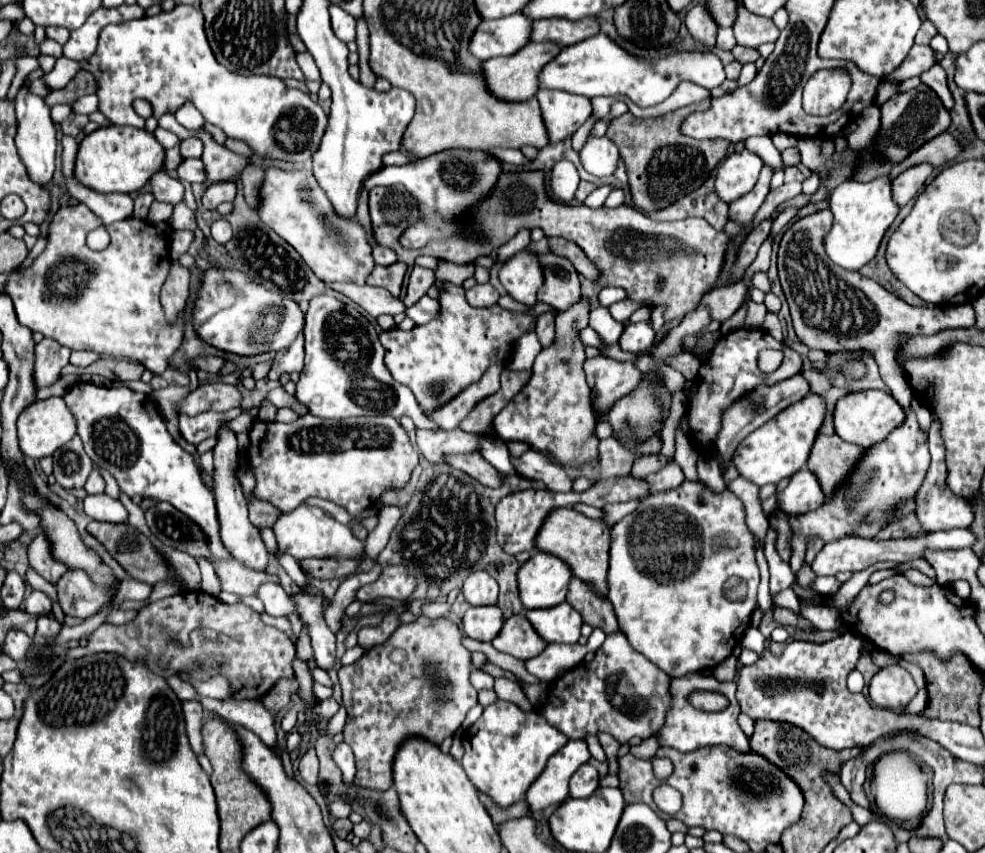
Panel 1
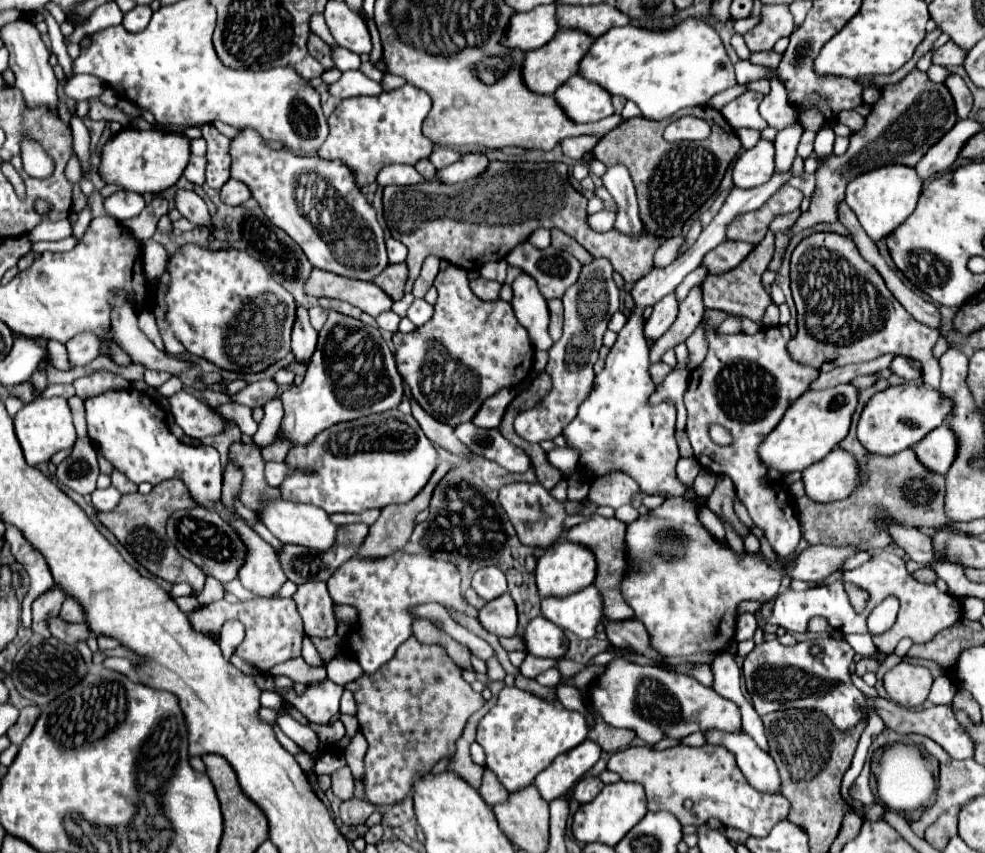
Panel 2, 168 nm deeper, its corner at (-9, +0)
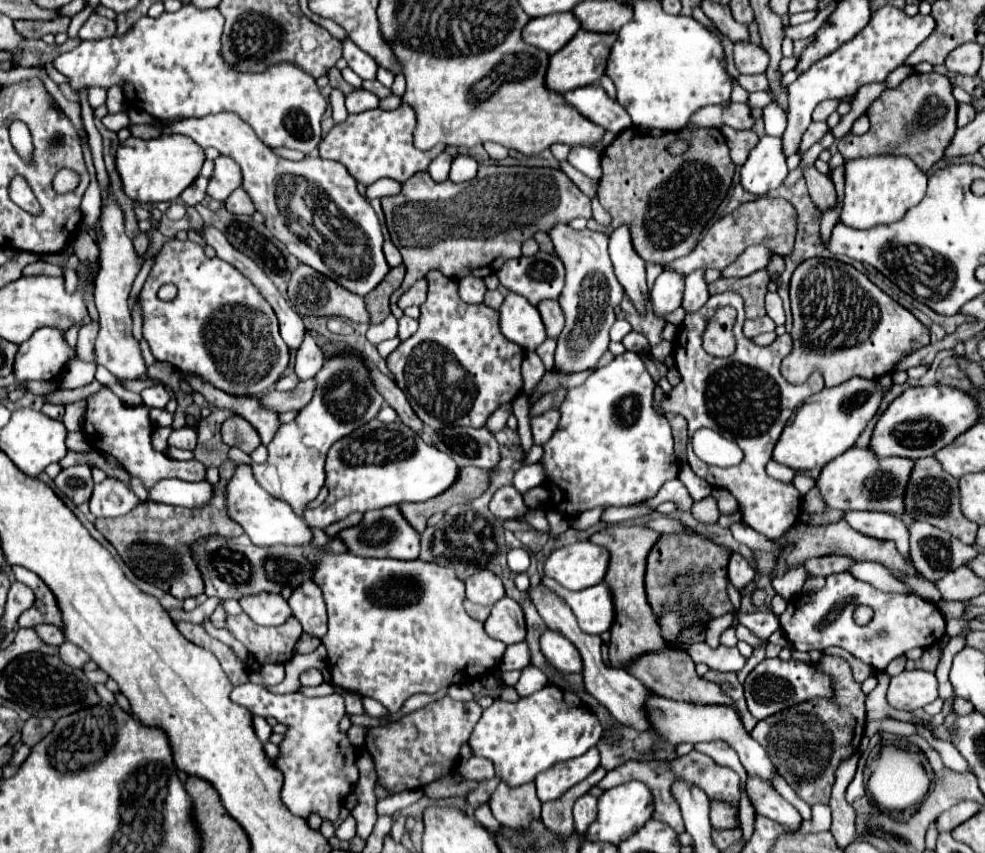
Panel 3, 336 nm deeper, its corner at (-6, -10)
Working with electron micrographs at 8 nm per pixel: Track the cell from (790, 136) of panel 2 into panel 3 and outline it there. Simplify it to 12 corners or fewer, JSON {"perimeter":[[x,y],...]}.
{"perimeter":[[886,4],[788,86],[786,156],[826,98],[884,82],[936,22]]}

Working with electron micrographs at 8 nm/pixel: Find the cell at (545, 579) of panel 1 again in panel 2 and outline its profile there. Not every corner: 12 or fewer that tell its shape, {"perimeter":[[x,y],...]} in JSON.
{"perimeter":[[559,540],[539,556],[541,596],[569,596],[595,582],[589,546]]}

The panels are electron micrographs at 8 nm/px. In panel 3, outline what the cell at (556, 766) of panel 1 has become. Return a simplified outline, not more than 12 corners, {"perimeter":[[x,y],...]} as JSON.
{"perimeter":[[598,748],[534,780],[540,802],[560,798],[600,764]]}

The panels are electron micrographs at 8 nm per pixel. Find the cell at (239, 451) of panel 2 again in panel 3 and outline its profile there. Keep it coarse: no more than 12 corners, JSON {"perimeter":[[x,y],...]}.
{"perimeter":[[220,464],[206,508],[146,500],[94,526],[138,578],[178,600],[204,592],[200,536],[242,534],[226,516],[238,464]]}

